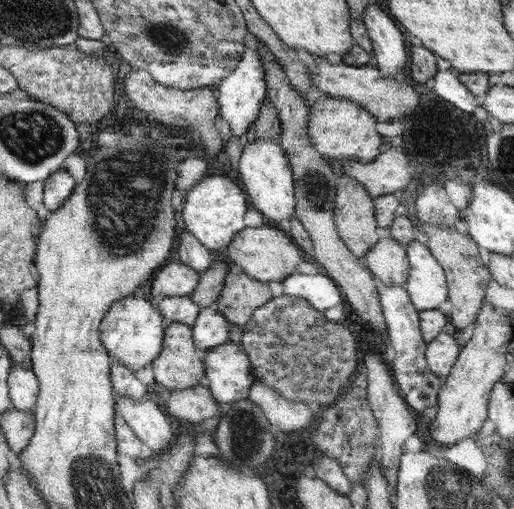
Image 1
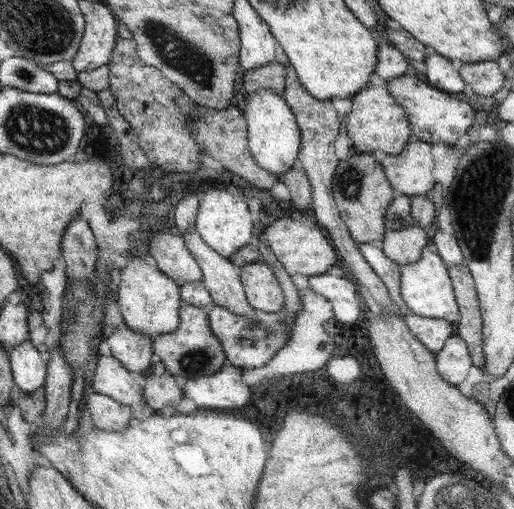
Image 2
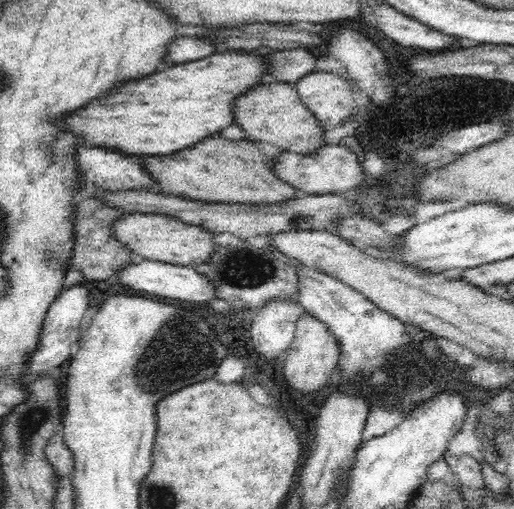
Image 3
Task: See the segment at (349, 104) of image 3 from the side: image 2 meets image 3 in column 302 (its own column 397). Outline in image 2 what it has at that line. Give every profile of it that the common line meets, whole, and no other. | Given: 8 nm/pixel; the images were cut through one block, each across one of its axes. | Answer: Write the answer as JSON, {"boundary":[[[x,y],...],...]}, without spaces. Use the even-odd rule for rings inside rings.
{"boundary":[[[406,74],[393,78],[387,80],[386,88],[409,117],[413,139],[429,141],[430,144],[445,143],[456,146],[456,142],[466,134],[466,130],[474,122],[474,110],[470,108],[468,101],[462,102],[460,98],[452,98],[452,95],[434,88],[434,85],[422,82],[422,76]]]}

